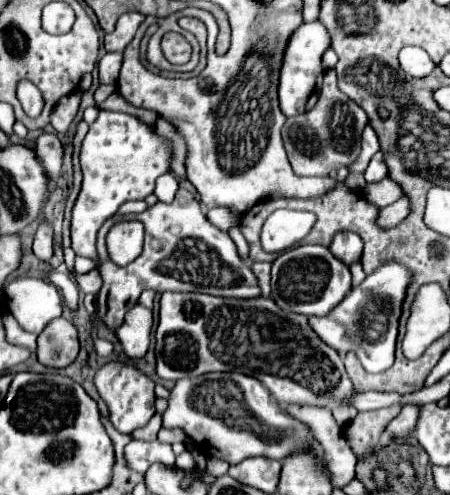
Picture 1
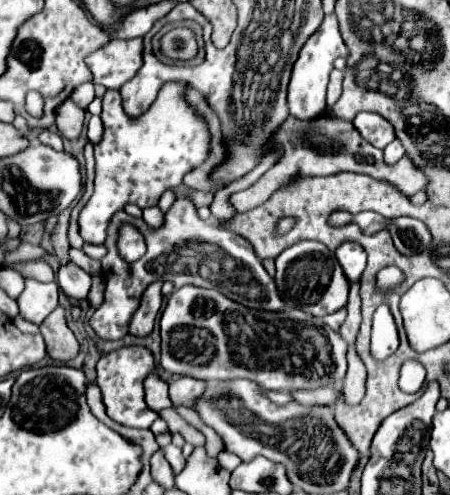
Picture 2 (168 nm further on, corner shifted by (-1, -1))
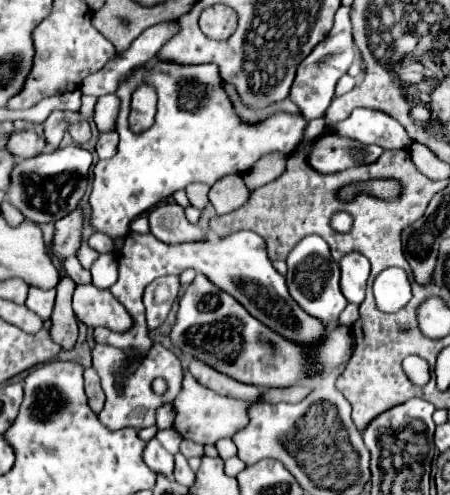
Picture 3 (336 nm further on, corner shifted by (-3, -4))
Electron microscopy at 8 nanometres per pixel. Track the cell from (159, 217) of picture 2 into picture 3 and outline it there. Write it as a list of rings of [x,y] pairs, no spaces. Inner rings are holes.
[[[165,202],[149,212],[149,232],[165,244],[203,240],[205,234],[187,222],[185,212],[175,202]]]

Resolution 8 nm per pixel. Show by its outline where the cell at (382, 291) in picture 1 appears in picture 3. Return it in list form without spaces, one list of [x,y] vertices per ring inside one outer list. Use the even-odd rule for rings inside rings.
[[[348,303],[346,308],[340,314],[339,322],[346,326],[352,326],[359,317],[359,306],[353,303]]]

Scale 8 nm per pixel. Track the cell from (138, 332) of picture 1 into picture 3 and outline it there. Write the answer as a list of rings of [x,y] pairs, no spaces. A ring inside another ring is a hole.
[[[163,276],[153,280],[145,288],[143,304],[147,308],[147,330],[155,330],[167,318],[175,298],[179,292],[179,278],[177,276]]]

